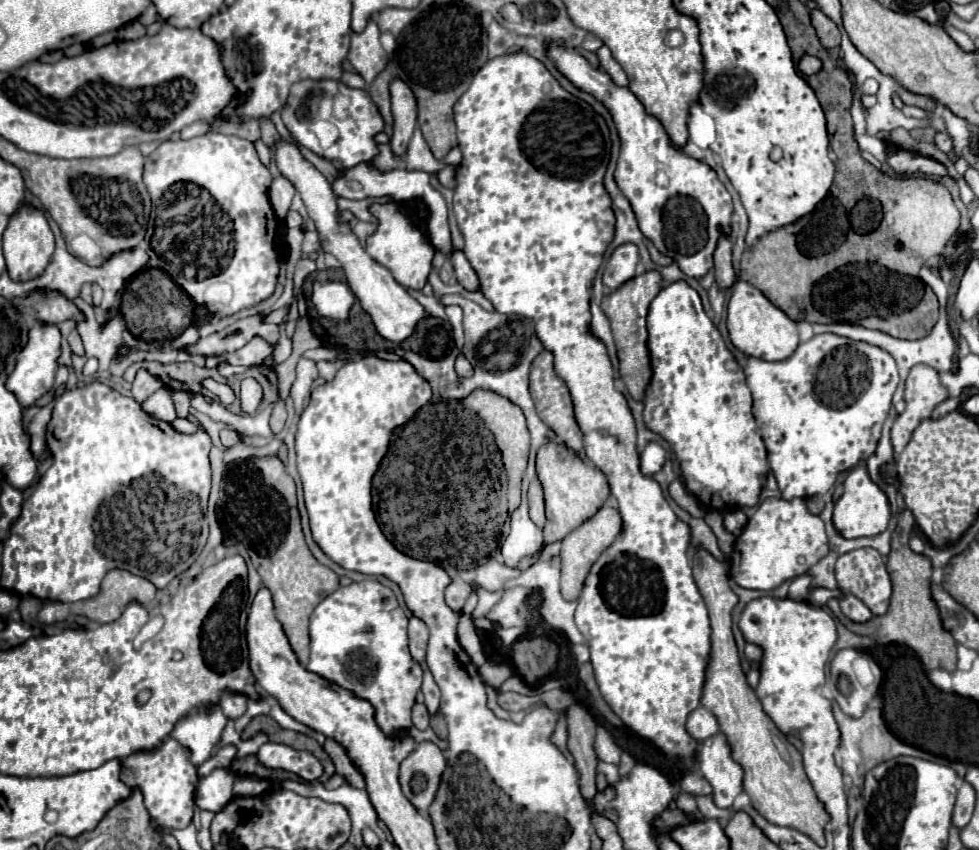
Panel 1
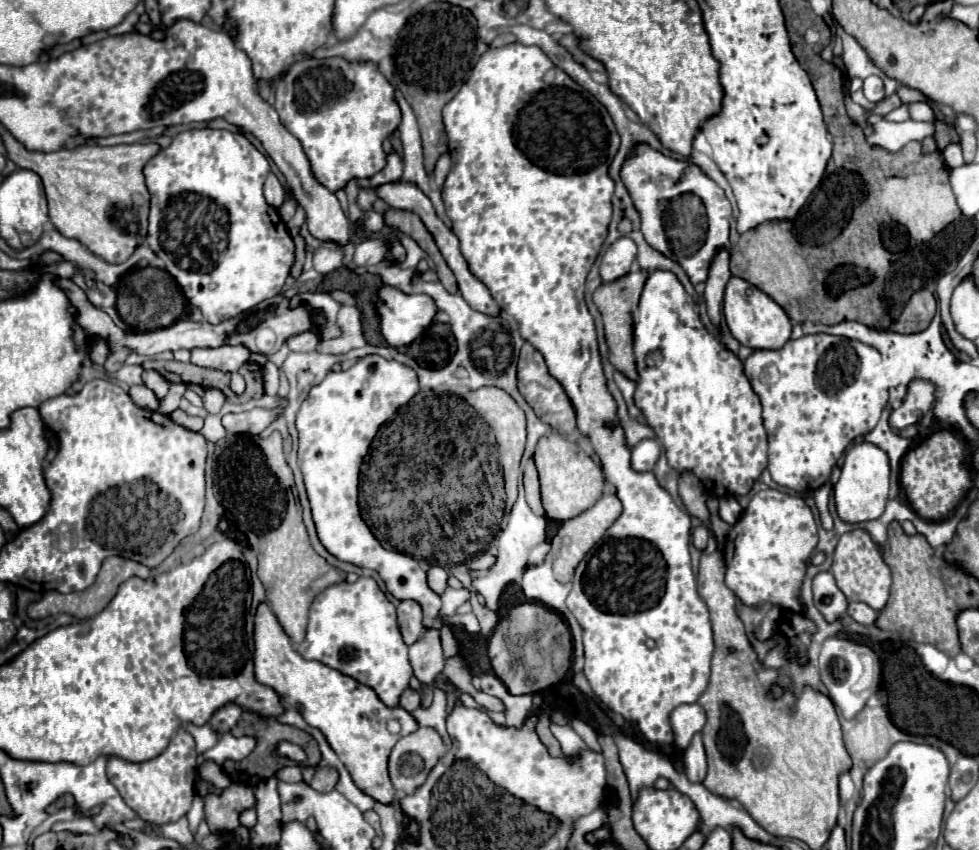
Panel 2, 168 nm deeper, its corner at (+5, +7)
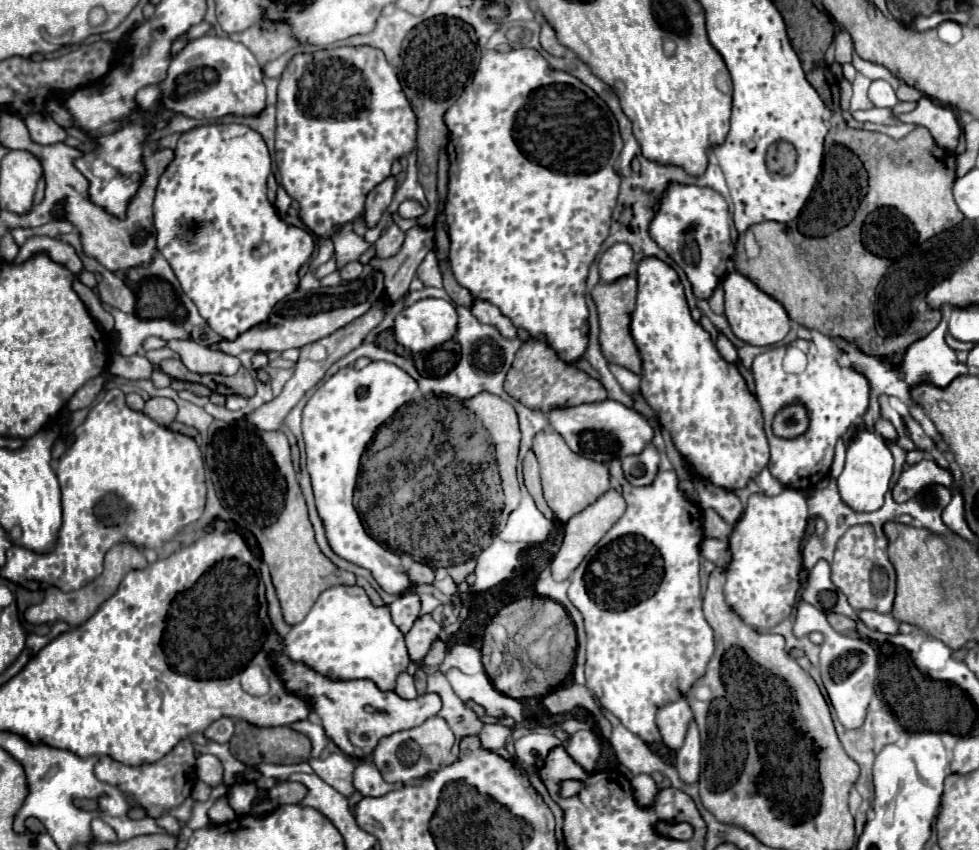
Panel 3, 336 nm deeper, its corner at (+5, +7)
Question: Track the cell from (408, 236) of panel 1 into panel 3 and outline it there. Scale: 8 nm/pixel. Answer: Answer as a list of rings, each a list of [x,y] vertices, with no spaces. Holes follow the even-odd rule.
[[[350,261],[350,263],[346,263],[344,267],[342,267],[342,271],[340,271],[340,275],[342,275],[342,279],[356,279],[360,273],[362,273],[362,265],[360,265],[360,261]]]

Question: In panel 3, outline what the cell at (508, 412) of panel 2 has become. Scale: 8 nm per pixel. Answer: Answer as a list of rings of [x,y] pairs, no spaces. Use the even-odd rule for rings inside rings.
[[[478,393],[476,397],[470,397],[468,401],[464,401],[464,405],[470,411],[476,413],[476,417],[484,423],[484,427],[488,429],[488,433],[494,439],[496,459],[498,459],[498,469],[500,469],[502,489],[504,489],[504,511],[502,511],[502,515],[506,517],[520,503],[520,487],[518,487],[518,479],[516,479],[516,461],[518,461],[518,447],[520,447],[520,427],[518,427],[516,411],[512,409],[512,405],[508,401],[504,401],[502,397],[498,397],[494,393]]]

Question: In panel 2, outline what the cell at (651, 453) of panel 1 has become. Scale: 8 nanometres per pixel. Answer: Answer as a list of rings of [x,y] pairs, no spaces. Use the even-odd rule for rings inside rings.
[[[644,439],[632,447],[632,469],[634,471],[652,471],[660,455],[660,443],[656,439]]]

